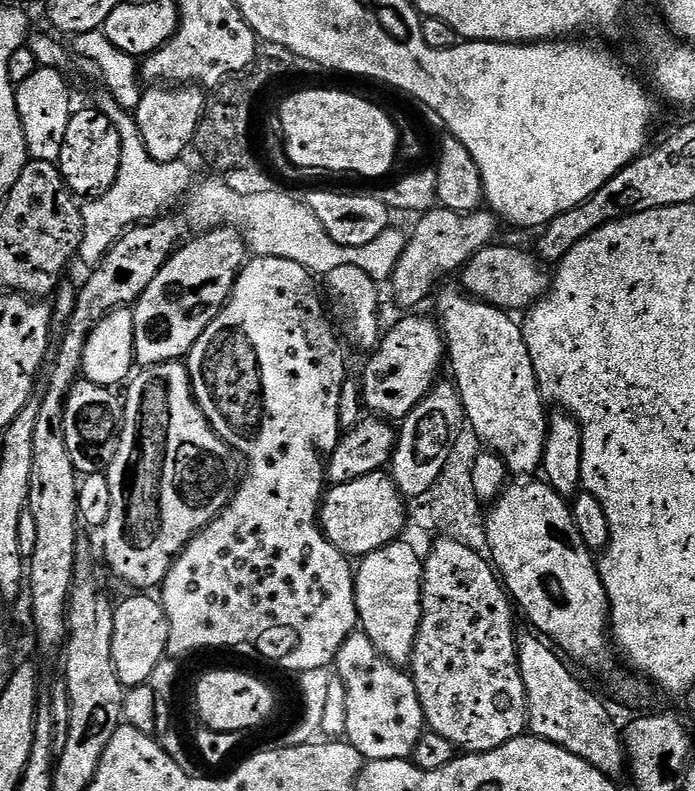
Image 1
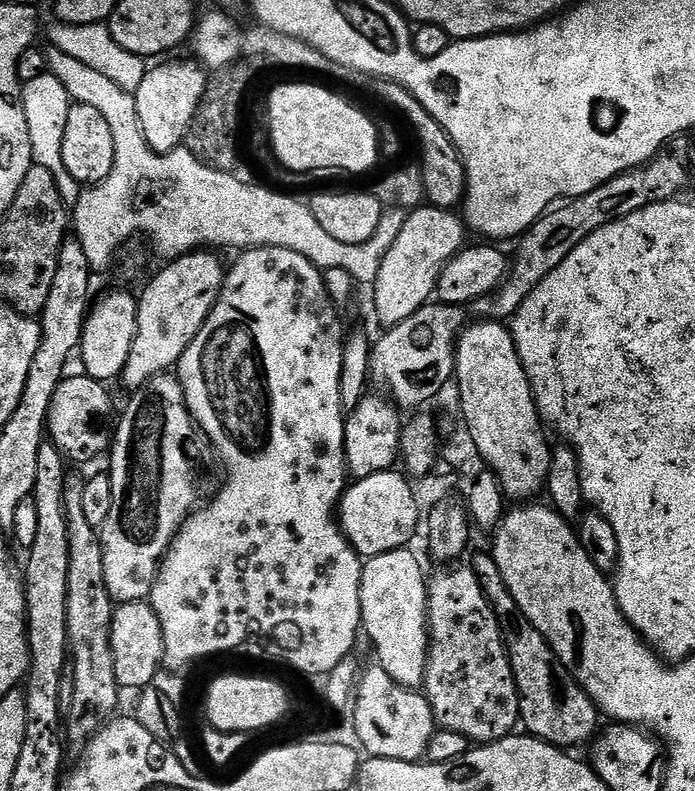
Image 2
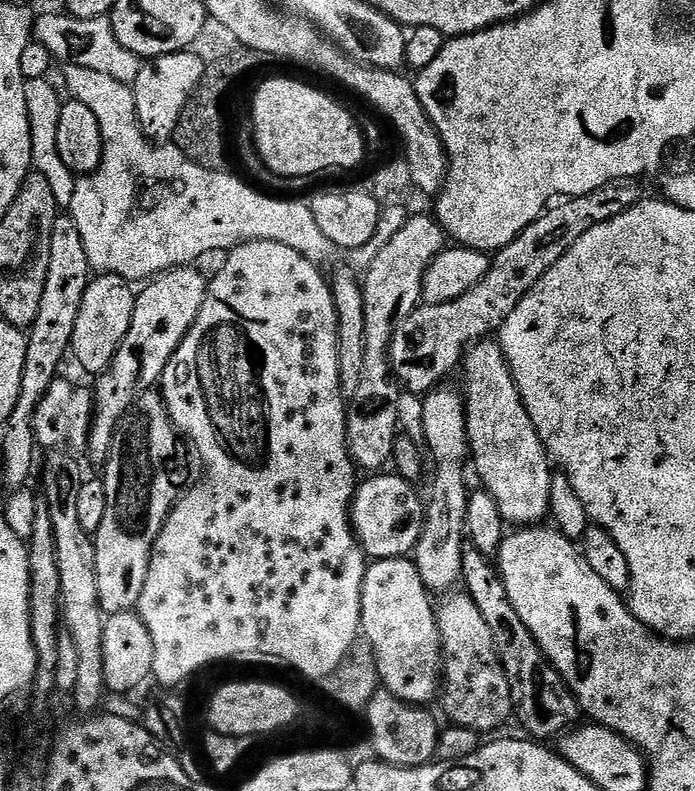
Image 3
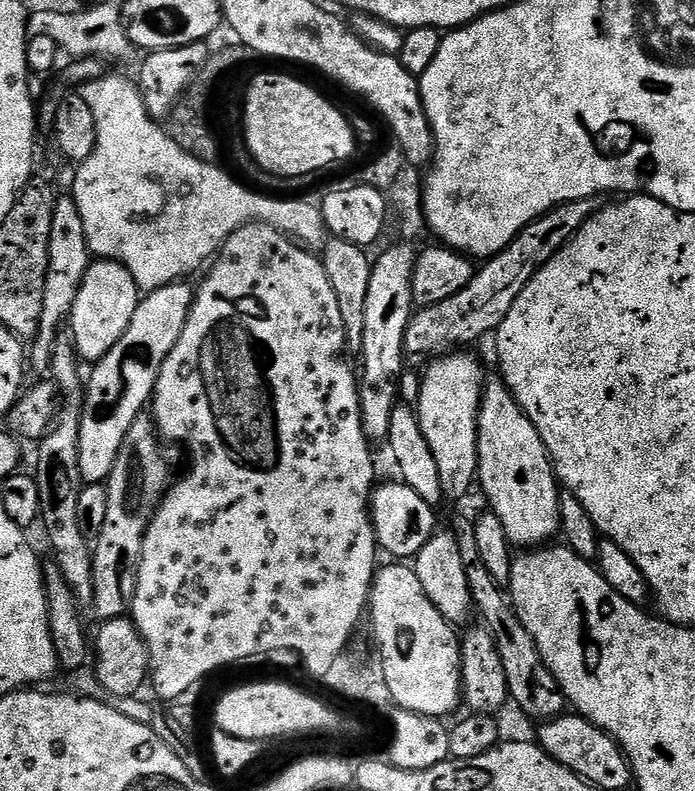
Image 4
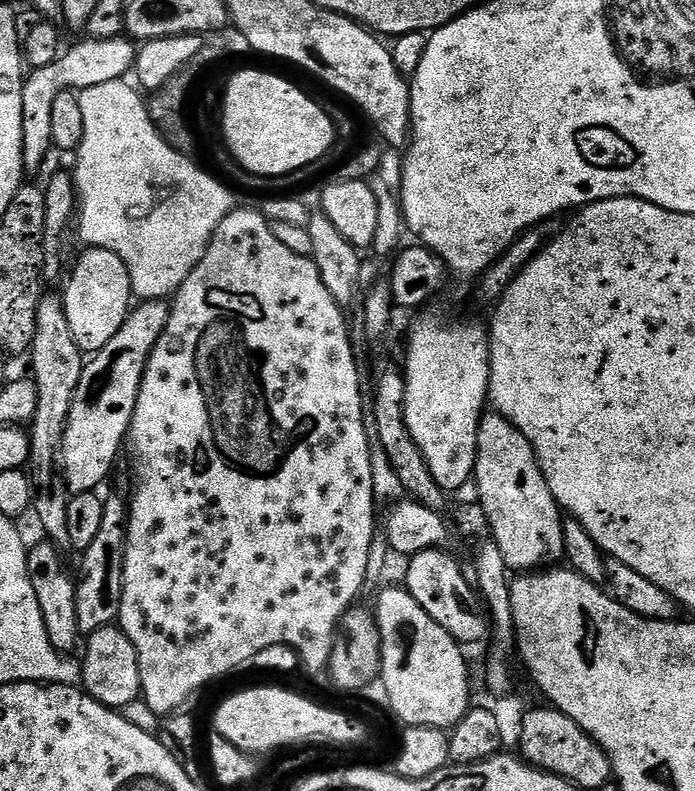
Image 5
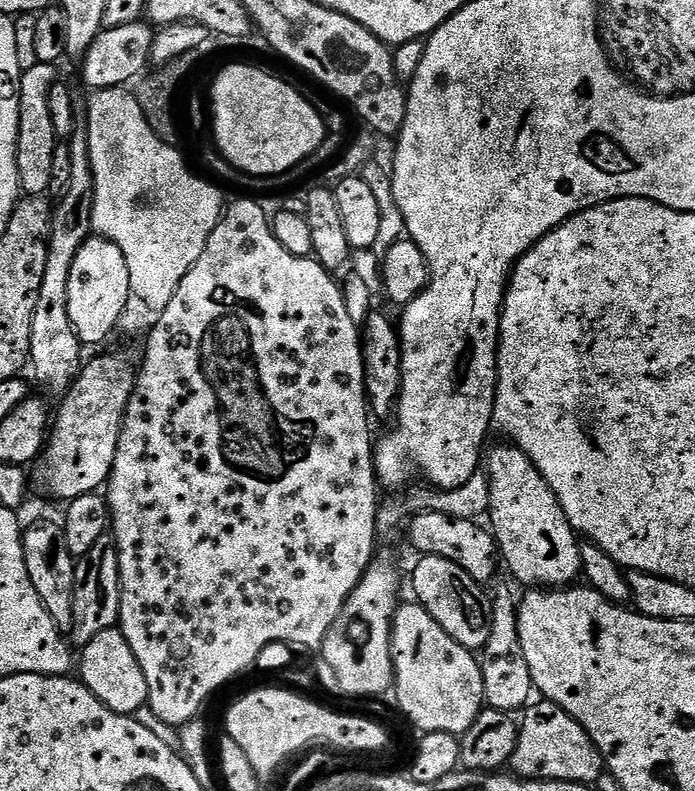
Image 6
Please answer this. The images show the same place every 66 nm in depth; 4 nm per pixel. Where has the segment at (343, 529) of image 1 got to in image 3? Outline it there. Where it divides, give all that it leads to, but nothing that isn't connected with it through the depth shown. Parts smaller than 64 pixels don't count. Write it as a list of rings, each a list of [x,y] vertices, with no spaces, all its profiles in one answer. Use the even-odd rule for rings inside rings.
[[[372,474],[368,481],[361,483],[352,500],[352,529],[364,548],[365,557],[372,560],[389,560],[399,556],[413,555],[424,533],[426,504],[415,492],[409,481],[397,474]]]

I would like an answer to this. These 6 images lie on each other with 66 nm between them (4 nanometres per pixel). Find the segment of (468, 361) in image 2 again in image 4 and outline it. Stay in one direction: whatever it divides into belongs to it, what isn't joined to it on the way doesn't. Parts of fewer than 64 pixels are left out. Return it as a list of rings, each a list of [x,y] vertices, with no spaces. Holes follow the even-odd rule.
[[[489,383],[480,397],[480,416],[474,429],[474,472],[480,475],[480,488],[488,499],[487,507],[502,524],[509,545],[521,544],[521,549],[528,550],[557,535],[561,489],[552,471],[545,440],[529,423],[503,383],[495,383]]]

